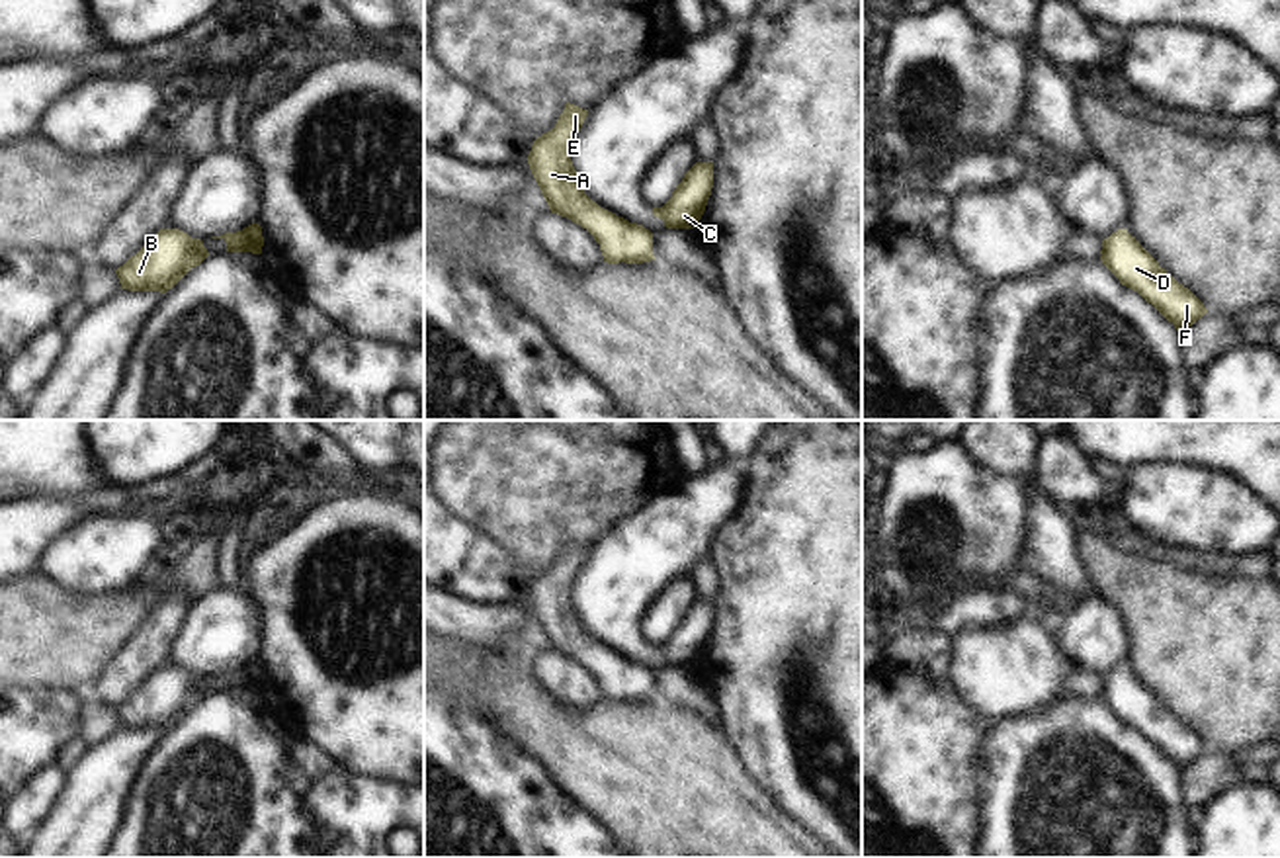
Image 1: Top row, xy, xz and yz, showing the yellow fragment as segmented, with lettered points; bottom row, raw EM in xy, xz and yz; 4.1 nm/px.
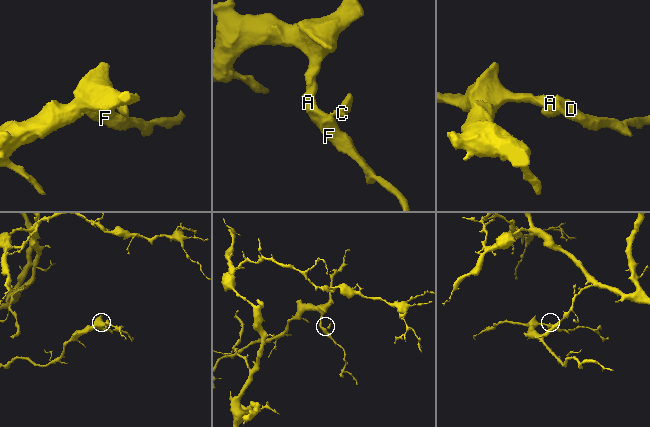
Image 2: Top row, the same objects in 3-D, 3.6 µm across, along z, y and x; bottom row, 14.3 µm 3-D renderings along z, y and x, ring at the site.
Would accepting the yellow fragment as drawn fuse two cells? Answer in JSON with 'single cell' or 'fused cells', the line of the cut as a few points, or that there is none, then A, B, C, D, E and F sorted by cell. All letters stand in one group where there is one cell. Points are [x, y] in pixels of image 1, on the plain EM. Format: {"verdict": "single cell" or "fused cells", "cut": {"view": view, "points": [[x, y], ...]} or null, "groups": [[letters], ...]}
{"verdict": "fused cells", "cut": {"view": "xy", "points": [[202, 685], [206, 690]]}, "groups": [["A", "B", "D", "E", "F"], ["C"]]}

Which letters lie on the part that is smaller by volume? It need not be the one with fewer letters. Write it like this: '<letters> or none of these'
C

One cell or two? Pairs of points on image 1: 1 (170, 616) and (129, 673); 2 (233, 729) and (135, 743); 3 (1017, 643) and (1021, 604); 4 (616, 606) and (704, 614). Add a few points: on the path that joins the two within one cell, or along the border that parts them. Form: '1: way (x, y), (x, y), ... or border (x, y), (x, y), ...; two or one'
1: way (159, 630), (139, 659); one
2: border (163, 731), (137, 780); two
3: border (1030, 610), (1017, 618), (974, 626); two
4: way (628, 632), (647, 651), (667, 651), (679, 640); one

